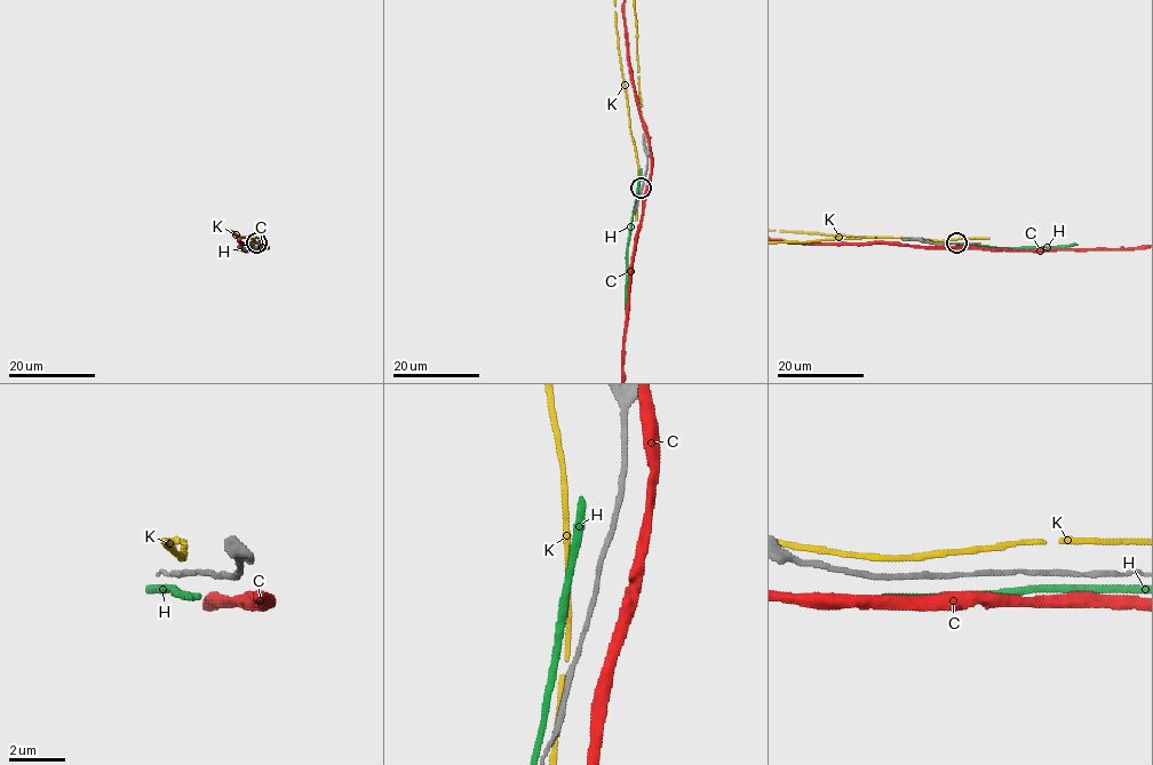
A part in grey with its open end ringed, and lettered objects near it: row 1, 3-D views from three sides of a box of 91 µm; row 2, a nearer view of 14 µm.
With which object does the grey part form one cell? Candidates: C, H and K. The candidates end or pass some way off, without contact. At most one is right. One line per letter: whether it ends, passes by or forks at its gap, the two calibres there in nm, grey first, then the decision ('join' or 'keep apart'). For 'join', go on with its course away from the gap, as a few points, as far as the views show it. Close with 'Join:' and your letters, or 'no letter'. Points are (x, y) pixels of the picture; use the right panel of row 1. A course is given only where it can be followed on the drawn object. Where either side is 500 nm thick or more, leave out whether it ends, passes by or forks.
C: it passes by | 140/380 nm | keep apart
H: it passes by | 140/280 nm | keep apart
K: it passes by | 140/180 nm | join
Join: K

